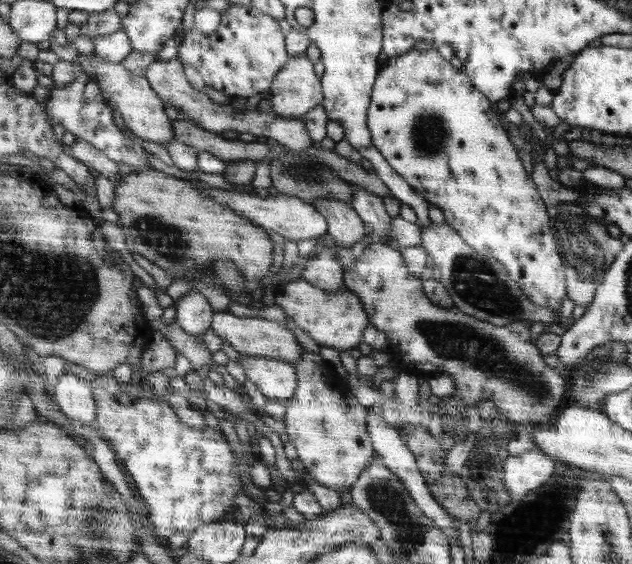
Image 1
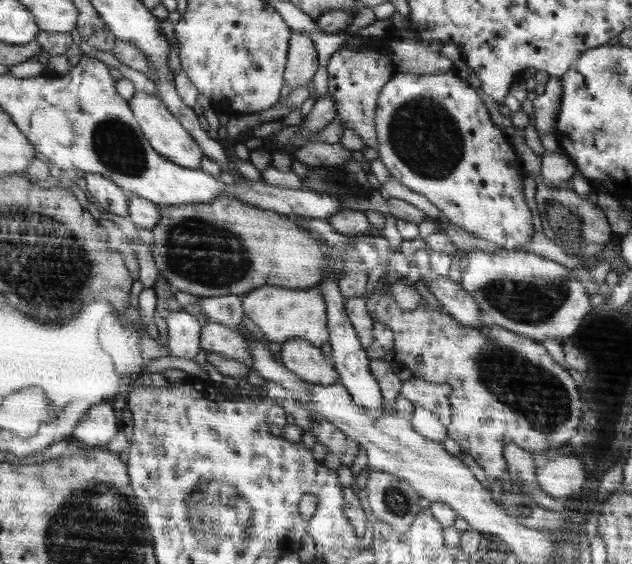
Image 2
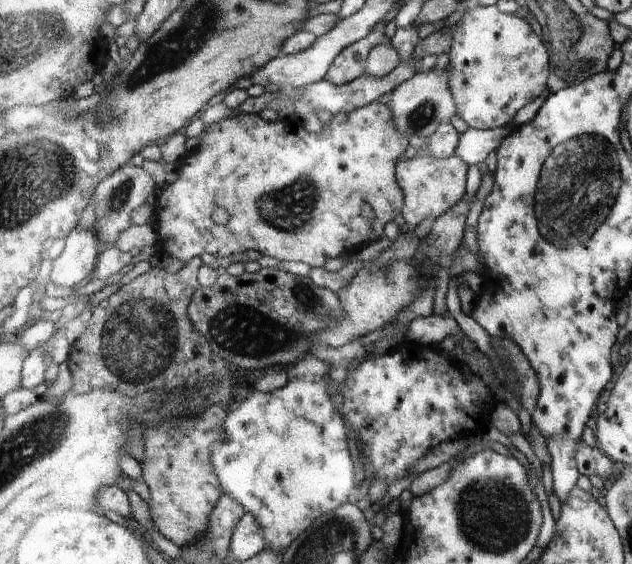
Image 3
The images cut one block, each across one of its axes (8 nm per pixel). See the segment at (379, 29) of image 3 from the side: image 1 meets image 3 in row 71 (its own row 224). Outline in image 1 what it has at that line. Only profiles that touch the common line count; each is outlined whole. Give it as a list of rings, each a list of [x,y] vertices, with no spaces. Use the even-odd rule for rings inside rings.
[[[318,198],[311,204],[318,213],[326,217],[327,232],[337,246],[350,250],[351,246],[366,236],[367,225],[351,204],[334,200],[334,198]]]

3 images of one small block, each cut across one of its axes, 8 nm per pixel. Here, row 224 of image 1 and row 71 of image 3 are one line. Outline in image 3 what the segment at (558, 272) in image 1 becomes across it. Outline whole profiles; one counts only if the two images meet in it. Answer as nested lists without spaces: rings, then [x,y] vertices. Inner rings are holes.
[[[494,5],[475,7],[455,24],[457,29],[449,52],[447,75],[456,98],[457,114],[473,129],[492,130],[512,124],[514,115],[546,88],[548,74],[551,74],[551,57],[546,44],[532,32],[526,19],[501,13]]]

